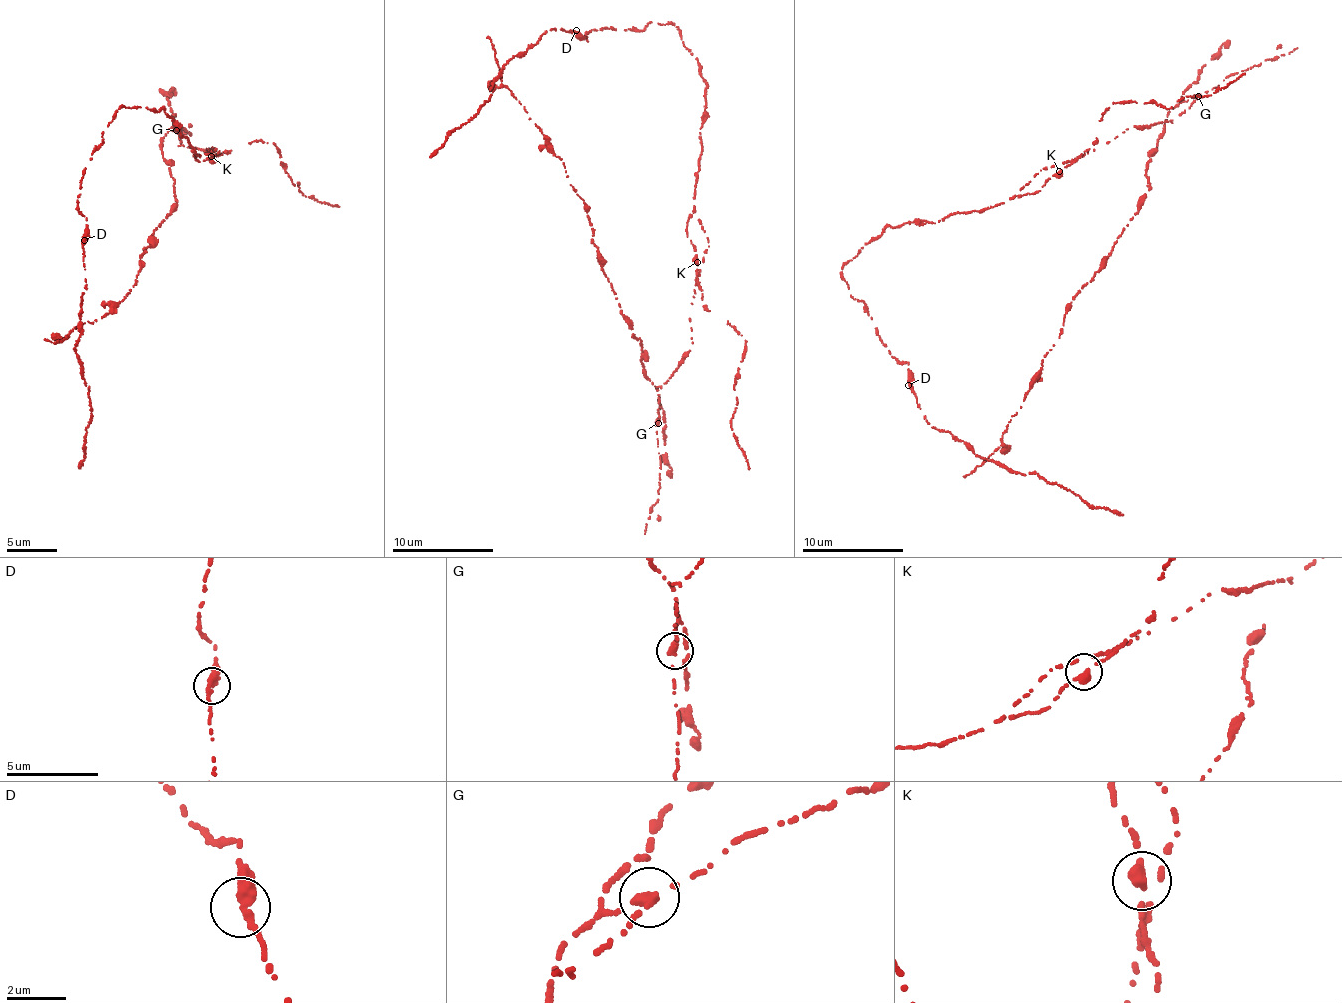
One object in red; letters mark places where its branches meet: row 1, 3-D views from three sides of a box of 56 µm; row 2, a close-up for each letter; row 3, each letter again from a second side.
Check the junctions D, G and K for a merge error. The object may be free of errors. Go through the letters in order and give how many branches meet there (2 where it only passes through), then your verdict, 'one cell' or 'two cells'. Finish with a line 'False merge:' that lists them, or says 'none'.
D: branches 2; one cell
G: branches 2; two cells
K: branches 2; one cell
False merge: G

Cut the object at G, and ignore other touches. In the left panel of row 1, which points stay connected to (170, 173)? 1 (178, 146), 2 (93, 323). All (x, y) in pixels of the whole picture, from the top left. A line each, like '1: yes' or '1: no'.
1: no
2: yes

